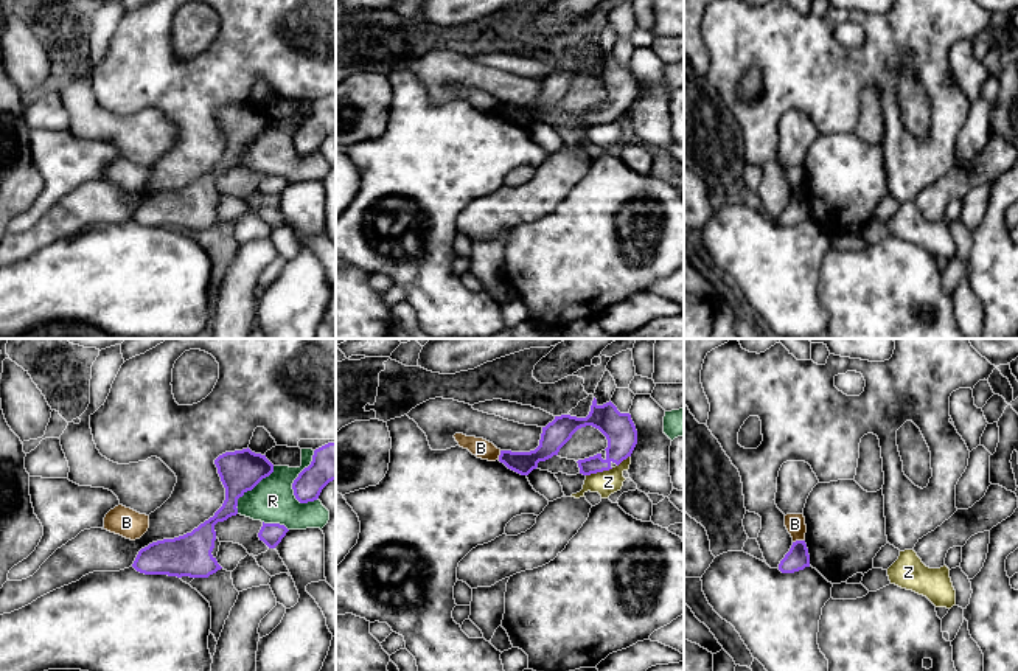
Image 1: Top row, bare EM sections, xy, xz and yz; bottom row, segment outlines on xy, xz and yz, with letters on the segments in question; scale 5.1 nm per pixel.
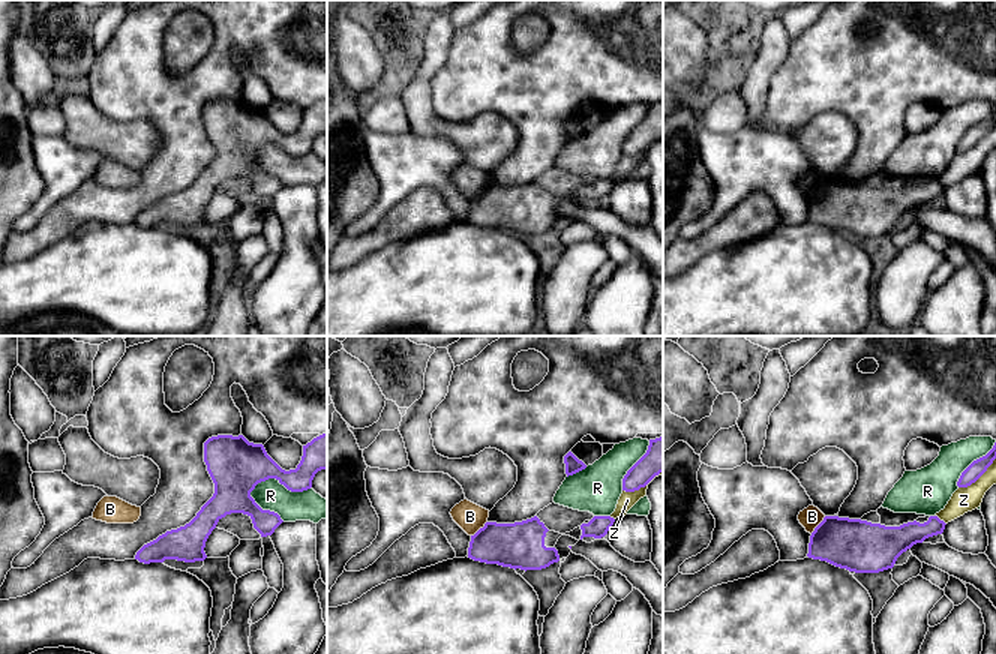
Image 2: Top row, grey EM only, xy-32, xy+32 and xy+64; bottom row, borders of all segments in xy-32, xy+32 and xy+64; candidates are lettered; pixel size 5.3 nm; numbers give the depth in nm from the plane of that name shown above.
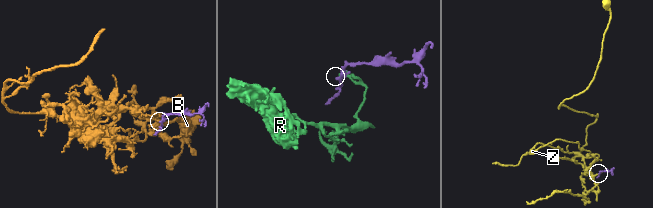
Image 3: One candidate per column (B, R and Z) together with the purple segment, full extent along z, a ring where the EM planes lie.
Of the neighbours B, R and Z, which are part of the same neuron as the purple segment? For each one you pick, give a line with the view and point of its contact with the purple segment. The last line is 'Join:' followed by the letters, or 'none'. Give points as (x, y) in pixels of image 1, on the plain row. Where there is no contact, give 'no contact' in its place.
Join: none

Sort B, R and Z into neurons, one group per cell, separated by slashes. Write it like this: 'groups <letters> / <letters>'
groups B / R / Z

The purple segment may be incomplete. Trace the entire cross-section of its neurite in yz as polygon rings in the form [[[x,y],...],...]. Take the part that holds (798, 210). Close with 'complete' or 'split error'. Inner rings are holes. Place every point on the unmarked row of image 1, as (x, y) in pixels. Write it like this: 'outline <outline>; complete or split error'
outline [[[805,193],[793,194],[790,203],[779,216],[782,225],[794,225],[810,219],[810,207]]]; complete

